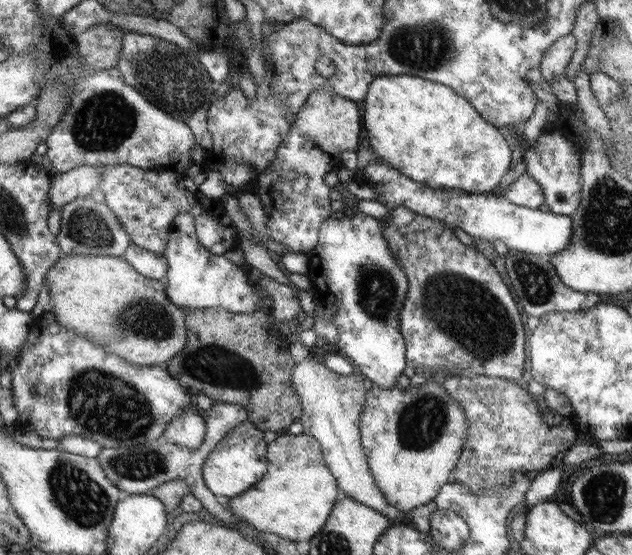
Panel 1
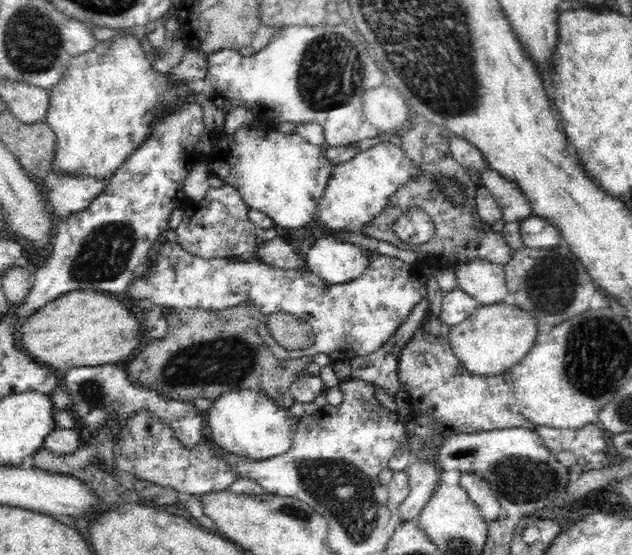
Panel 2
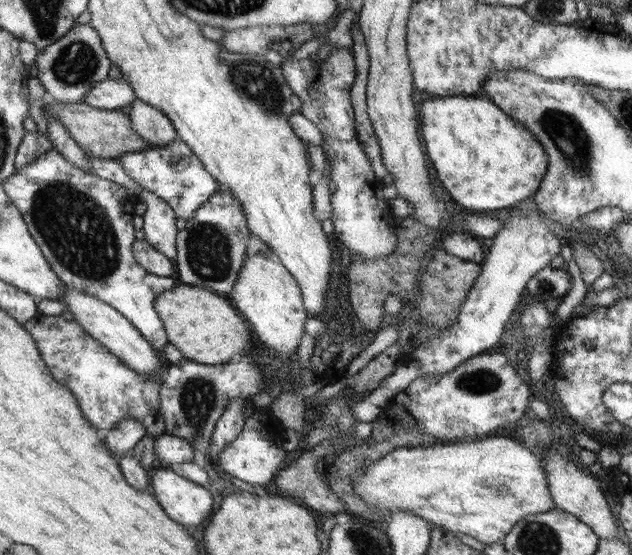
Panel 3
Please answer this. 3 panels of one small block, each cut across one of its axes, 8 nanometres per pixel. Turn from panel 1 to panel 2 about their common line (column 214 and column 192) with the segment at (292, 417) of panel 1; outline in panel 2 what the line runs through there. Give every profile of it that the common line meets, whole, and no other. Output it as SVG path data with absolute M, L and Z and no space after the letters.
M248 303L210 311L194 308L170 310L165 336L149 342L126 362L128 375L136 384L158 389L172 400L190 401L202 397L214 400L236 389L259 389L284 408L290 408L295 402L291 384L312 362L312 357L276 358L257 332L264 318L266 316L261 316Z

